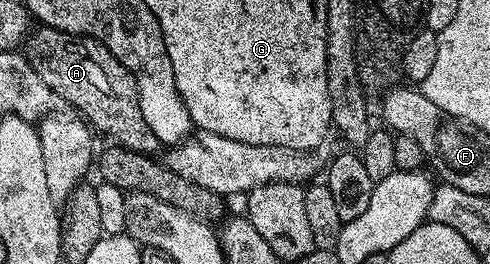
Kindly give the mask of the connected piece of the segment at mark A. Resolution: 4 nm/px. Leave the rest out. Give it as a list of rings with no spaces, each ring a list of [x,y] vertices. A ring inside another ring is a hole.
[[[36,26],[29,31],[22,45],[22,55],[57,98],[63,103],[65,100],[73,104],[68,106],[75,109],[99,135],[101,132],[109,136],[113,145],[147,154],[161,151],[160,139],[150,126],[146,126],[146,118],[142,118],[142,106],[132,76],[122,65],[111,64],[107,51],[98,46],[97,41],[57,28]]]

